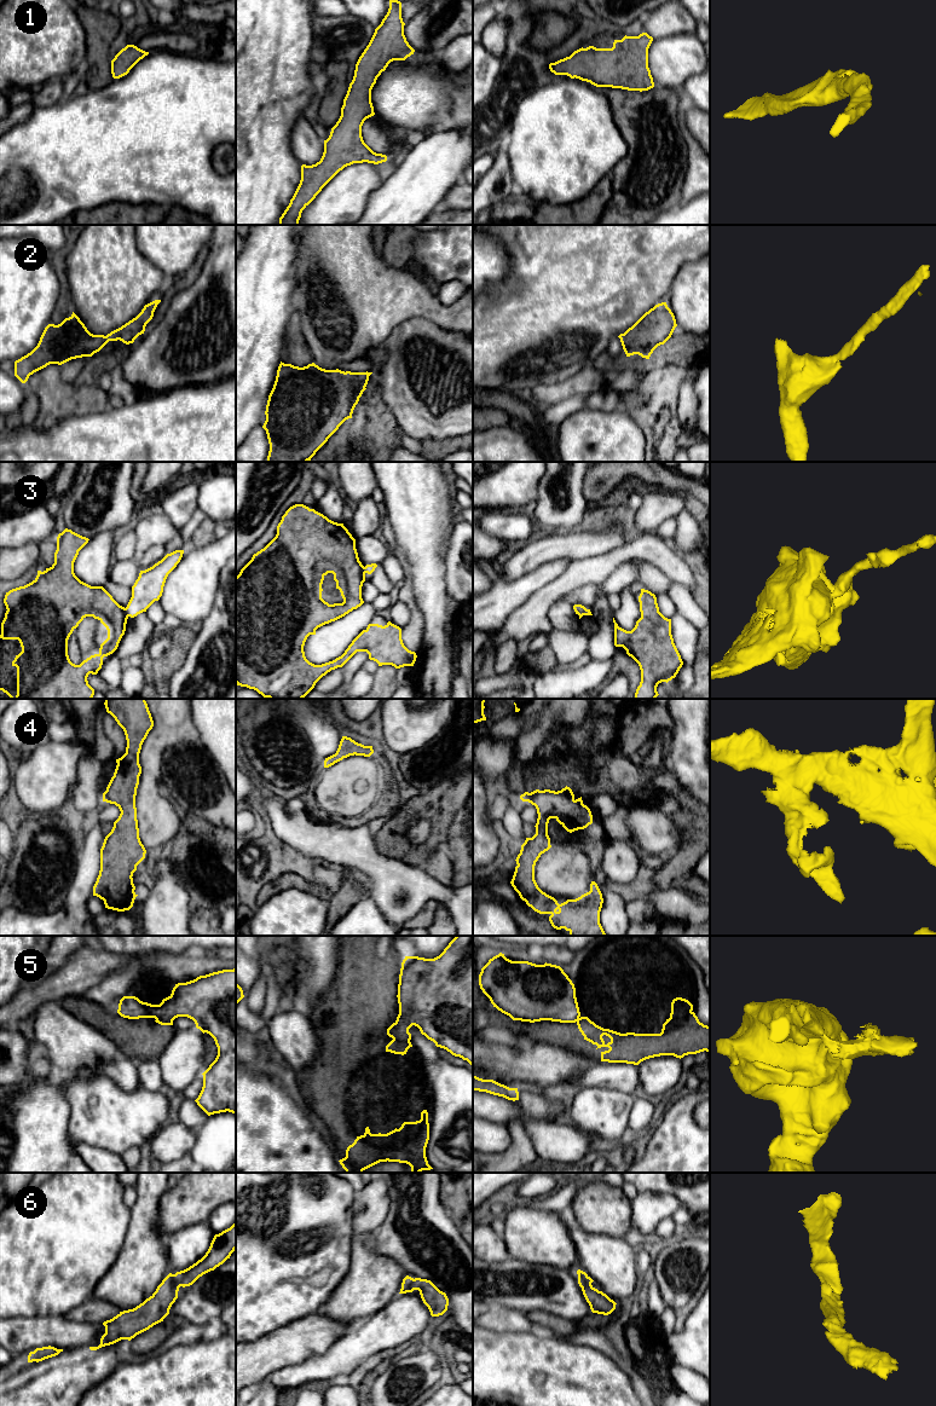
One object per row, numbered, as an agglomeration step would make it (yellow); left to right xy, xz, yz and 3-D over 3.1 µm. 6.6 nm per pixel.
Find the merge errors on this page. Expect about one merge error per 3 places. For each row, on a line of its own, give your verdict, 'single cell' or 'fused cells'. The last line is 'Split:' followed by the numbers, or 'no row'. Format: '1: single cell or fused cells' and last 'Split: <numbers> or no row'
1: single cell
2: single cell
3: fused cells
4: single cell
5: fused cells
6: single cell
Split: 3, 5

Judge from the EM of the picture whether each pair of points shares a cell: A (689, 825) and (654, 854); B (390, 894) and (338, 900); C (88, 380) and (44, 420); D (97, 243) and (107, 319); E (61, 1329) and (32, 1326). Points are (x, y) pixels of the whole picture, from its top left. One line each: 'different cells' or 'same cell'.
A: different cells
B: different cells
C: different cells
D: same cell
E: same cell

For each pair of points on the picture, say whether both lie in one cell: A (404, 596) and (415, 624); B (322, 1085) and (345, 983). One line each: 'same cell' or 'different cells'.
A: same cell
B: same cell

